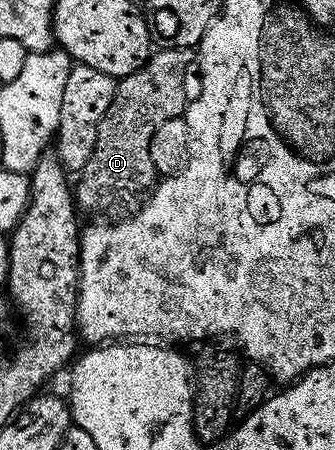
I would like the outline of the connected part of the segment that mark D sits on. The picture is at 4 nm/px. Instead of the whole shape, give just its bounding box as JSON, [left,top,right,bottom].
[73,46,193,211]

